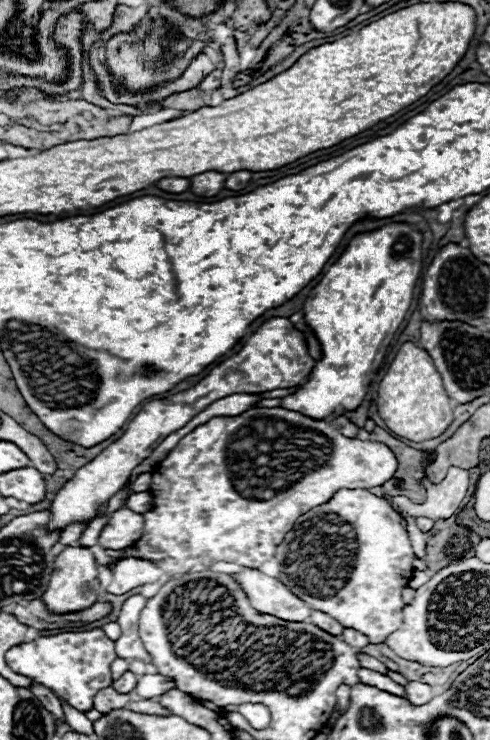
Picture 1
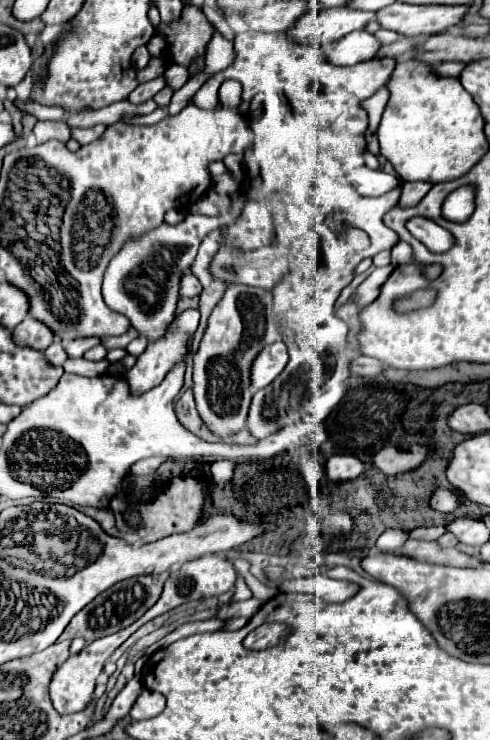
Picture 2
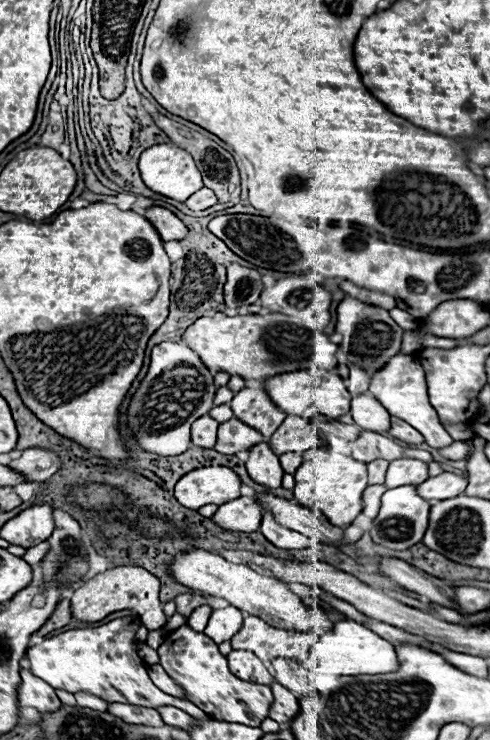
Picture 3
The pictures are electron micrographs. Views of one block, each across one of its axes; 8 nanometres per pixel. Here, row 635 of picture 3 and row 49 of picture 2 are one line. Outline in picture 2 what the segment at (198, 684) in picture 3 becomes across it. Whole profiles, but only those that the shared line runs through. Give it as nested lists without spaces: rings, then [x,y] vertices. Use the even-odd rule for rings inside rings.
[[[184,6],[182,18],[174,24],[162,24],[160,30],[168,38],[168,58],[184,66],[190,66],[192,58],[204,56],[206,44],[214,32],[212,24],[196,6]]]

